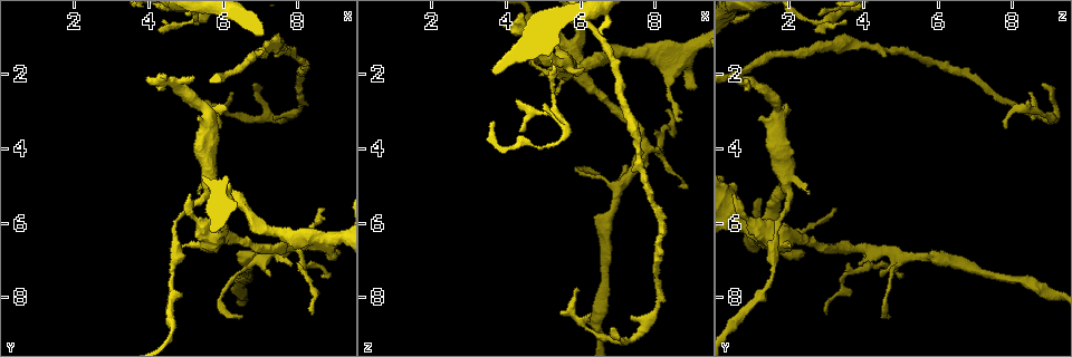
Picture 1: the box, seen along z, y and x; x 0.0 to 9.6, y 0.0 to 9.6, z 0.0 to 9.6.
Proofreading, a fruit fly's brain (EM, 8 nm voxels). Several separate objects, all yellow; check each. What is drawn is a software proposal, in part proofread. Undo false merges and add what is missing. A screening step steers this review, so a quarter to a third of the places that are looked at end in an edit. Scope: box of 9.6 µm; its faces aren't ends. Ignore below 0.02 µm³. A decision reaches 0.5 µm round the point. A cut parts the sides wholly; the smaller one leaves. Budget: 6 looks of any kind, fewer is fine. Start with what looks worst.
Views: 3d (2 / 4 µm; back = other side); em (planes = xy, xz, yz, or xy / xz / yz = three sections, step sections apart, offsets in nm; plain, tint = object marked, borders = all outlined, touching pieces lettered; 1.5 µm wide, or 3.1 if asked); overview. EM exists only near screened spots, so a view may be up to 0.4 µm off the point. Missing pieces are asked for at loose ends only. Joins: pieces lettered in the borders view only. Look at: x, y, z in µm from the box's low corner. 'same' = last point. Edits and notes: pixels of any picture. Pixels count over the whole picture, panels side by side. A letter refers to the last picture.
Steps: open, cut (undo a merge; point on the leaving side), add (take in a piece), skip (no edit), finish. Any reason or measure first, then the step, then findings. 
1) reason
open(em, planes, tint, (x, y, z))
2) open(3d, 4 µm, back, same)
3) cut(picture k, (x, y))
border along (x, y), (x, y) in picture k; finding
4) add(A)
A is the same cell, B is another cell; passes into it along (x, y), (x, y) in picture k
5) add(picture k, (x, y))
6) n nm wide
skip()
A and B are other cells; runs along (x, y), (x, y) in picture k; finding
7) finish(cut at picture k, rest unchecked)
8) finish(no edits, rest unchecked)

branch stops here
open(3d, 4 µm, (4.25, 0.85, 2.65))

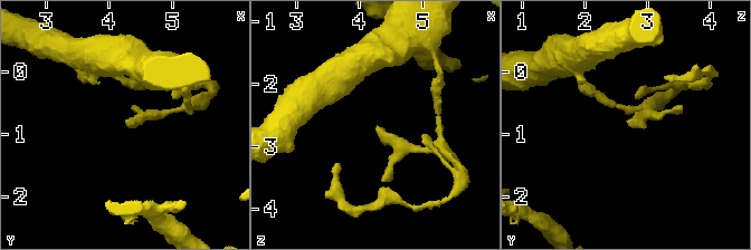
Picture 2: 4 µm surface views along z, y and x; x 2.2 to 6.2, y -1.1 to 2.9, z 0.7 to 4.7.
open(em, planes, tint, (4.25, 0.75, 2.65))

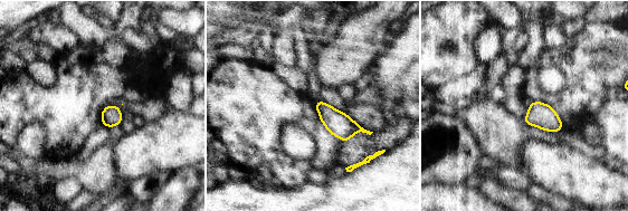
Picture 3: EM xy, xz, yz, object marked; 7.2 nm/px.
what lies round it
open(em, planes, borders, same)

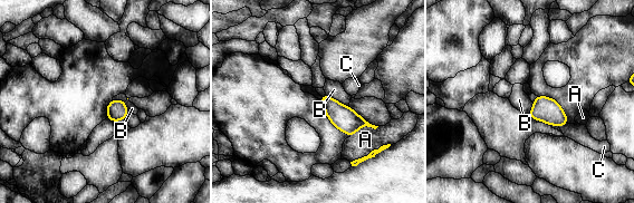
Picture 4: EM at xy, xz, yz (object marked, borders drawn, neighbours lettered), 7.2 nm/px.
skip()
A, B and C are other cells; border along (326, 94), (348, 106) in picture 4; none of them fits

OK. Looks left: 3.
thin end
open(em, planes, borders, (8.95, 7.40, 5.10))

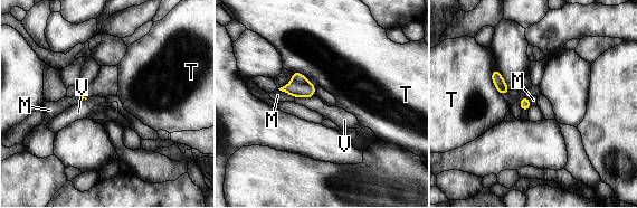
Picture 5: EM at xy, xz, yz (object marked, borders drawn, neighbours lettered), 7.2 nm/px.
skip()
M, T and V are other cells; border along (314, 95), (295, 97) in picture 5; none of them fits

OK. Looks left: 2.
finish(no edits, rest unchecked)

